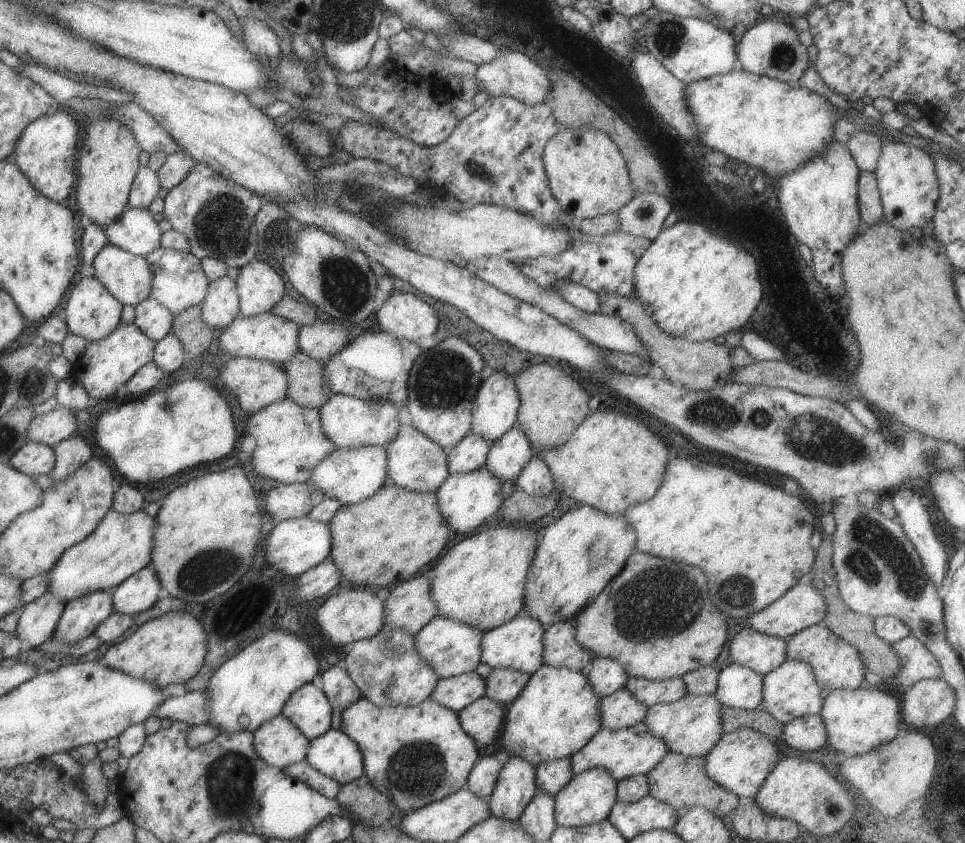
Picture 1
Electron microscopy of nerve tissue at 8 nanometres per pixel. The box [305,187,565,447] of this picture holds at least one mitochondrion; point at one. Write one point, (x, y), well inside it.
(444, 380)

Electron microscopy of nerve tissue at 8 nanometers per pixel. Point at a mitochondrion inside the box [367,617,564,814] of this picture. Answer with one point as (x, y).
(418, 769)

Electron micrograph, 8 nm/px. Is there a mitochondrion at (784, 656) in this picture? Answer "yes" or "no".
no

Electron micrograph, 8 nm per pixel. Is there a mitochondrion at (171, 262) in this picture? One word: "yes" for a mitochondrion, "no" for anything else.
no

